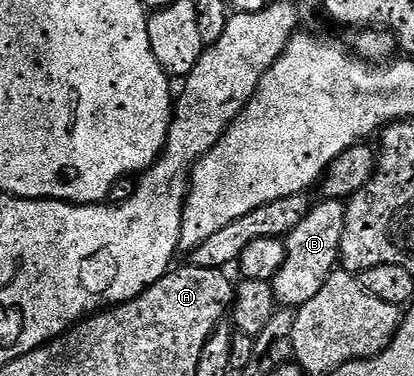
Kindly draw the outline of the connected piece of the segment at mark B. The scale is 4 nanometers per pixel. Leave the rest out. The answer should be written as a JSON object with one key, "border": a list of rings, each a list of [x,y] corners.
{"border":[[[321,200],[319,204],[309,208],[306,219],[302,219],[302,223],[298,223],[284,241],[286,259],[272,280],[272,290],[281,306],[299,307],[310,303],[310,299],[322,291],[322,283],[326,283],[338,268],[342,231],[346,223],[345,202]]]}

